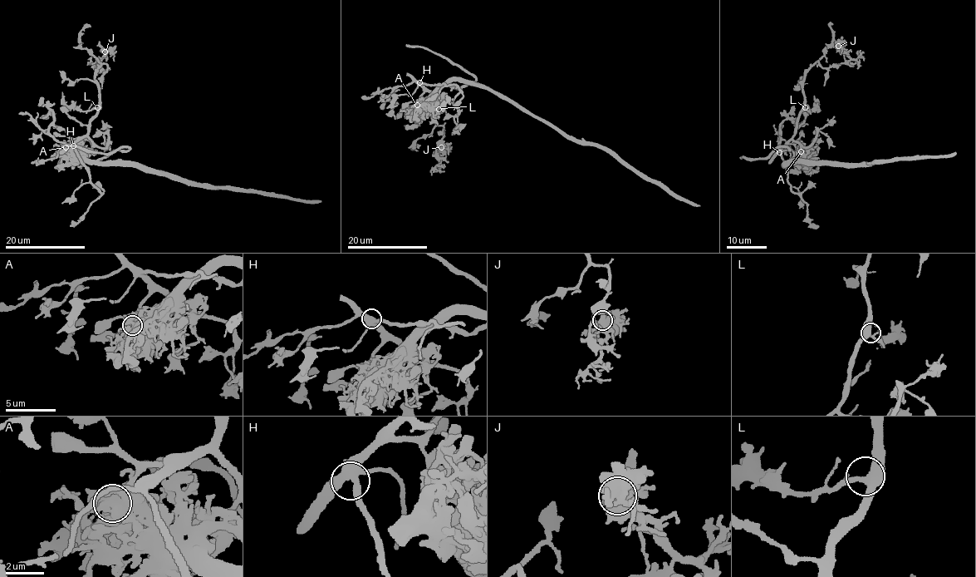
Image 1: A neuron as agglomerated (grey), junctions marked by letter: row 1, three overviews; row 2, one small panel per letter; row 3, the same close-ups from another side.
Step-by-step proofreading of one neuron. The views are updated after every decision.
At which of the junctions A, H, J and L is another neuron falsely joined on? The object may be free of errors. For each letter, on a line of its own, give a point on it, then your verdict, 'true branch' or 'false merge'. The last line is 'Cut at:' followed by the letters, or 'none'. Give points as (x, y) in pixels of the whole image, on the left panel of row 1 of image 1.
A: place (66, 147); false merge
H: place (73, 145); true branch
J: place (105, 51); true branch
L: place (97, 107); true branch
Cut at: A

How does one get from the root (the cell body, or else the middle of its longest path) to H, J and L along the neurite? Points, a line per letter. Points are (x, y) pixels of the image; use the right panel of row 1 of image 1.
H: (800, 162), (784, 165), (796, 157), (797, 150), (792, 145), (787, 144), (779, 152)
J: (800, 162), (784, 167), (806, 153), (793, 139), (804, 74), (817, 61), (823, 67), (842, 63), (838, 46)
L: (800, 162), (784, 167), (806, 153), (793, 139), (797, 117), (805, 107)

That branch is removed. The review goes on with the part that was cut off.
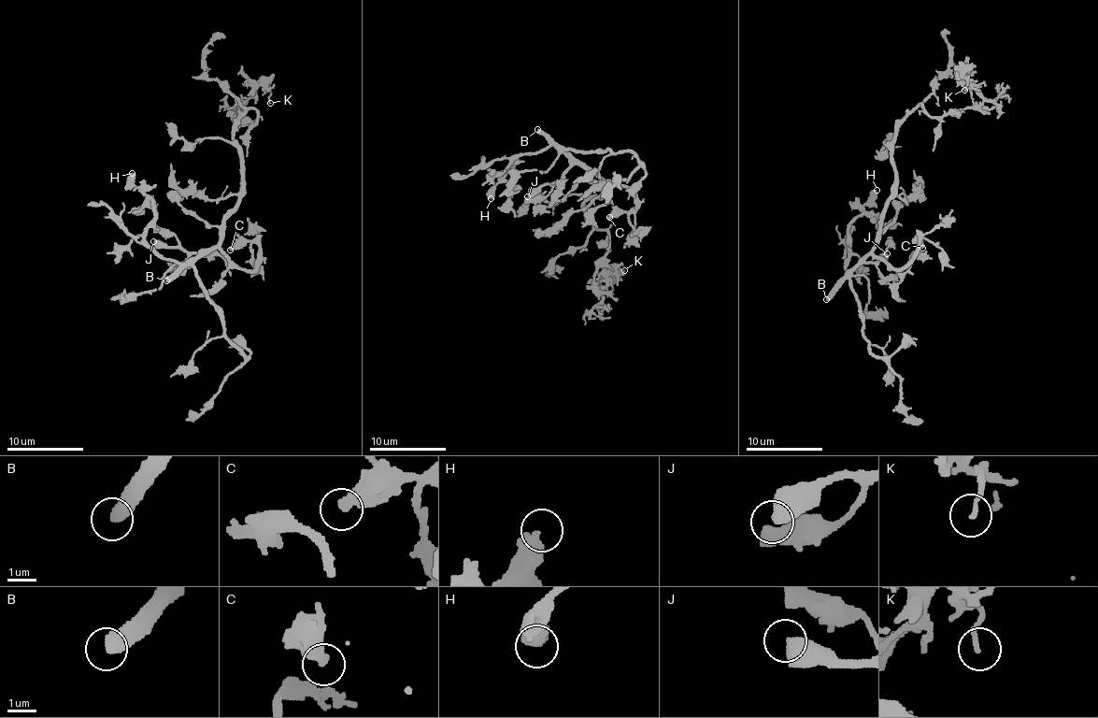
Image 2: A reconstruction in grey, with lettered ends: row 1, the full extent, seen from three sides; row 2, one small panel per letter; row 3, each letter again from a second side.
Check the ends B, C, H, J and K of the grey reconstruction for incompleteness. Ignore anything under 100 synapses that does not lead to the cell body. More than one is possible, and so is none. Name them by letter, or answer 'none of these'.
B

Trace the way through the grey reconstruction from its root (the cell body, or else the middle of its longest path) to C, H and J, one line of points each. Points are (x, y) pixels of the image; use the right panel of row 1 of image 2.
C: (880, 225), (874, 254), (895, 268), (911, 259), (919, 236), (917, 238), (922, 248)
H: (880, 225), (879, 243), (843, 277), (849, 260), (848, 227), (876, 190)
J: (880, 225), (879, 243), (863, 258), (875, 262), (887, 253)

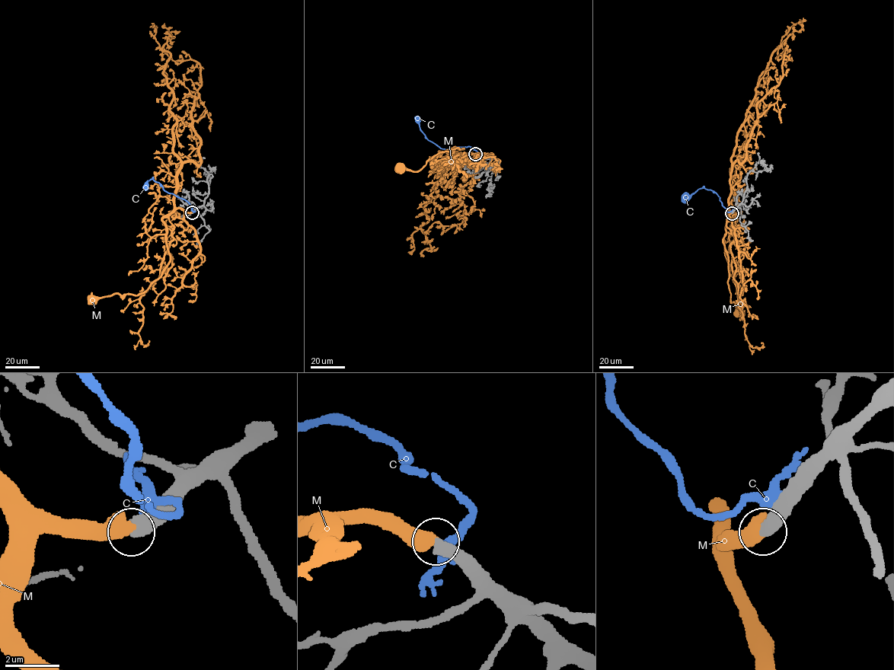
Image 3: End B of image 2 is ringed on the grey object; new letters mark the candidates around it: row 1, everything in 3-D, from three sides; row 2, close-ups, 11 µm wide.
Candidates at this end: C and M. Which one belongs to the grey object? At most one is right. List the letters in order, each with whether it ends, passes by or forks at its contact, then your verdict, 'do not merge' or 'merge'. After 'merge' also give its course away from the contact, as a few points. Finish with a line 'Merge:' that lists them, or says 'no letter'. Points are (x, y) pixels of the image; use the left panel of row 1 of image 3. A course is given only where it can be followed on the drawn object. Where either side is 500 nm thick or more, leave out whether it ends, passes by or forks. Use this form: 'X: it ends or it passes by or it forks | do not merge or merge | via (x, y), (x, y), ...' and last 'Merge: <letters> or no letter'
C: it passes by | do not merge
M: merge | via (192, 212), (177, 208), (163, 218), (170, 262), (163, 273), (147, 288), (136, 295), (114, 293), (92, 299)
Merge: M

